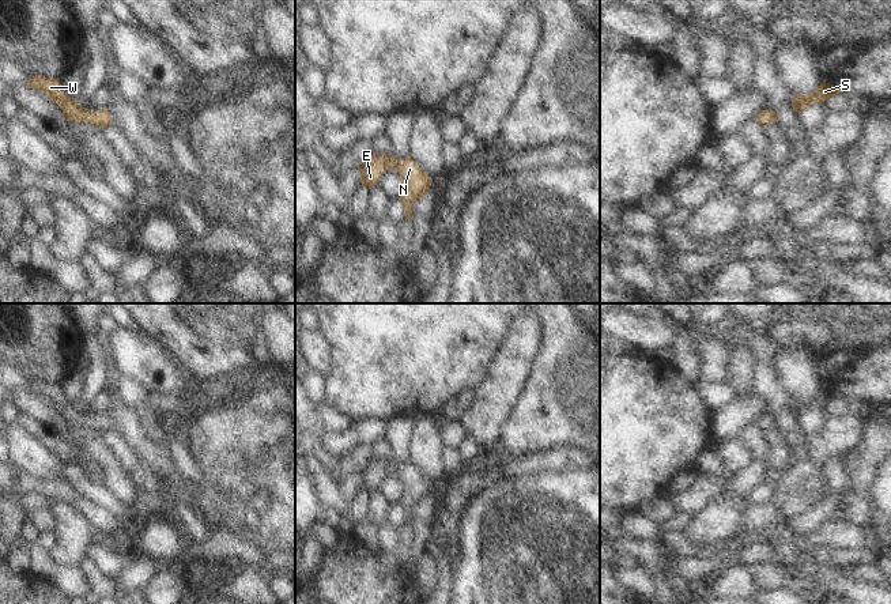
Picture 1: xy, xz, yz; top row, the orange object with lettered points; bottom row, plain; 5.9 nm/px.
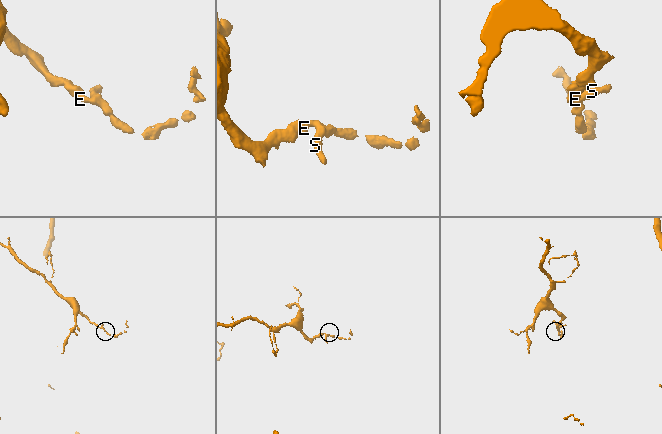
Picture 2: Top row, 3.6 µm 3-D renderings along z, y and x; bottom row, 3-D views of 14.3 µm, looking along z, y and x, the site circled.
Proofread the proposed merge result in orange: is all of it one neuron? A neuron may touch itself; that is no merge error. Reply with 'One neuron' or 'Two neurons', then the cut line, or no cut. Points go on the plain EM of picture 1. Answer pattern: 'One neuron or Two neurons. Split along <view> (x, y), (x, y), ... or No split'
One neuron. No split

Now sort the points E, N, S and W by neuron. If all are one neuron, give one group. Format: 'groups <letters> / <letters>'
groups E N S W

